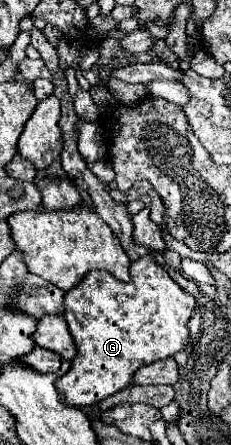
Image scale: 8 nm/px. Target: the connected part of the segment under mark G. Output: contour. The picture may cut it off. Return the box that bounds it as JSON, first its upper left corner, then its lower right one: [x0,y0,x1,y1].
[56,255,196,407]

